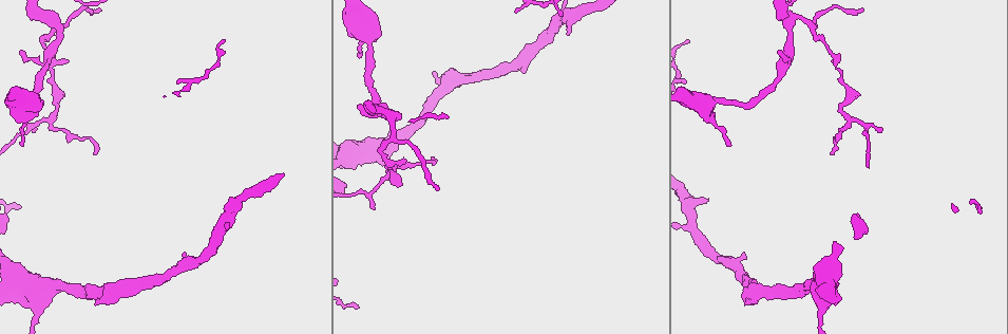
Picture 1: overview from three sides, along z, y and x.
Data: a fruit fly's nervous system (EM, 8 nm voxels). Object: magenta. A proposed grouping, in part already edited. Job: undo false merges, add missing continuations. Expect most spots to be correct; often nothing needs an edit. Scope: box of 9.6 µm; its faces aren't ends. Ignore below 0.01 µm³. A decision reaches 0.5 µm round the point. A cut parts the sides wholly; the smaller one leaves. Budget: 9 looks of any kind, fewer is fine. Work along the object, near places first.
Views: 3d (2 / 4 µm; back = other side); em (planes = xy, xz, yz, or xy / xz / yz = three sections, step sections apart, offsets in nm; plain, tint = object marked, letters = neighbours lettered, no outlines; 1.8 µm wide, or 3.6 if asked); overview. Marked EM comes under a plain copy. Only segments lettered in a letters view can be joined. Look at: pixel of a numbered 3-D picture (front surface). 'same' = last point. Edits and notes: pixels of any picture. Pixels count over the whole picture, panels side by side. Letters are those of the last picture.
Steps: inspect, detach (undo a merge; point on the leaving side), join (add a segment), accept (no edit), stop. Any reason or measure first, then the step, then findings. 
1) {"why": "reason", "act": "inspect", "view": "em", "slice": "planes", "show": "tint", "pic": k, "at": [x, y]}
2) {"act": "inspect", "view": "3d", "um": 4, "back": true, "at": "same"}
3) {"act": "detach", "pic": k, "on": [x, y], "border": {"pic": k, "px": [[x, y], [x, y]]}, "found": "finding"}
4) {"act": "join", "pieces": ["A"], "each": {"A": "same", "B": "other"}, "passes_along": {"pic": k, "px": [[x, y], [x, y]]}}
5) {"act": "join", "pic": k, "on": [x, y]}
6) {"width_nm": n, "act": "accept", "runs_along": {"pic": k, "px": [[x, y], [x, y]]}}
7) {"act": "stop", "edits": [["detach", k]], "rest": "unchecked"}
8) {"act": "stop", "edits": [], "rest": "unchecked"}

{"why": "three-way junction", "act": "inspect", "view": "em", "slice": "xy", "step": 8, "show": "letters", "pic": 1, "at": [393, 115]}

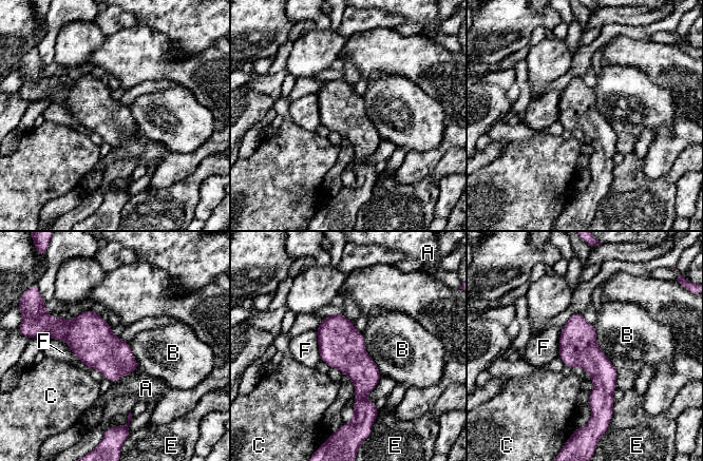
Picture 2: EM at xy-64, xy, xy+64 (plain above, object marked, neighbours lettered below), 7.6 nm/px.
{"act": "inspect", "view": "em", "slice": "planes", "show": "letters", "at": "same"}

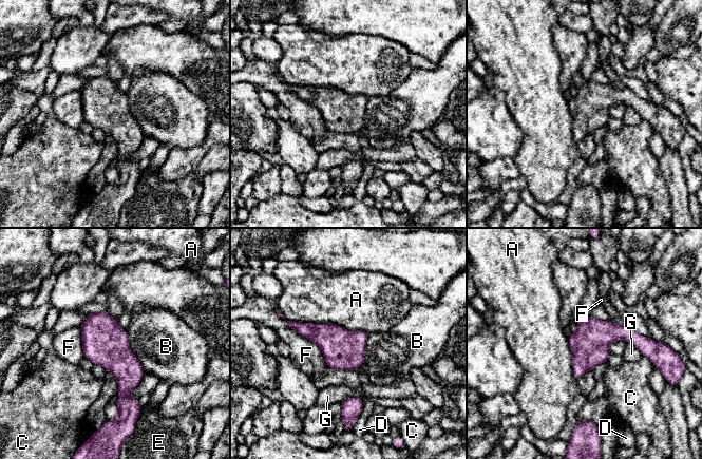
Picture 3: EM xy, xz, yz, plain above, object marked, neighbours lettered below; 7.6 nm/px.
{"act": "accept", "each": {"A": "other", "B": "other", "C": "other", "D": "other", "E": "other", "F": "other", "G": "other"}, "border": {"pic": 3, "px": [[282, 314], [367, 333]]}, "found": "continuous, no second cell"}

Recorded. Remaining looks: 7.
{"why": "thick end", "act": "inspect", "view": "3d", "um": 4, "pic": 1, "at": [352, 35]}

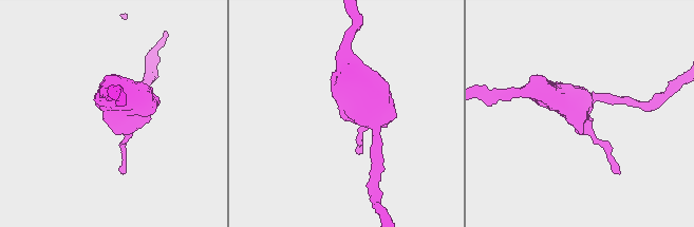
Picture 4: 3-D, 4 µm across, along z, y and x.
{"why": "need the tissue", "act": "inspect", "view": "em", "slice": "xz", "step": 16, "show": "tint", "pic": 4, "at": [113, 129]}

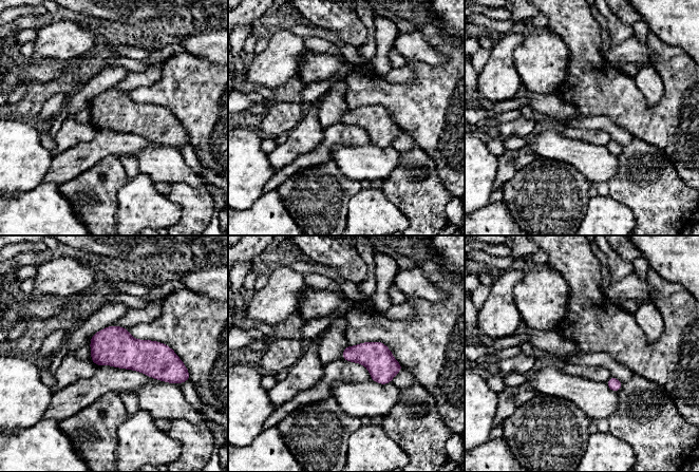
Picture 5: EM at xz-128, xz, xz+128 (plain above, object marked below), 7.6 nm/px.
{"why": "what lies round it", "act": "inspect", "view": "em", "slice": "xz", "step": 16, "show": "letters", "at": "same"}

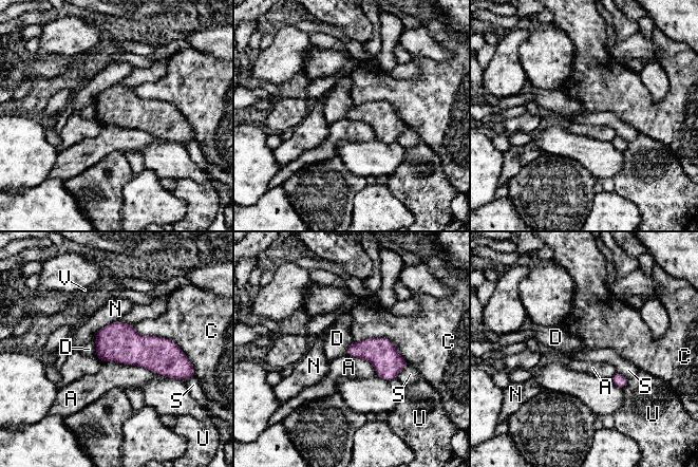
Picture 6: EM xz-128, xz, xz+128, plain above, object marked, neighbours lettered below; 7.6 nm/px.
{"longest_contact_nm": ["A", 550], "act": "accept", "each": {"A": "other", "C": "other", "D": "other", "N": "other", "S": "other", "U": "other", "V": "other"}, "border": {"pic": 6, "px": [[94, 340], [96, 355]]}, "found": "no lettered segment goes on from it"}

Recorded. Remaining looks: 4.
{"why": "an open end", "act": "inspect", "view": "3d", "um": 2, "pic": 1, "at": [567, 35]}

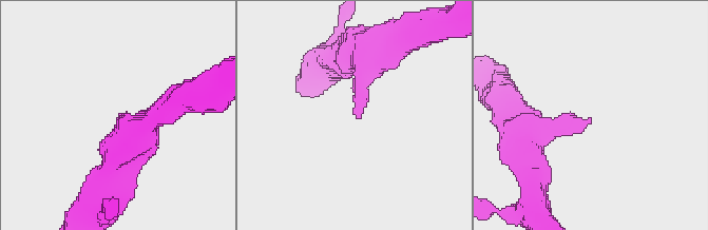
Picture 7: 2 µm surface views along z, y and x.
{"act": "inspect", "view": "em", "slice": "planes", "show": "letters", "pic": 7, "at": [356, 116]}

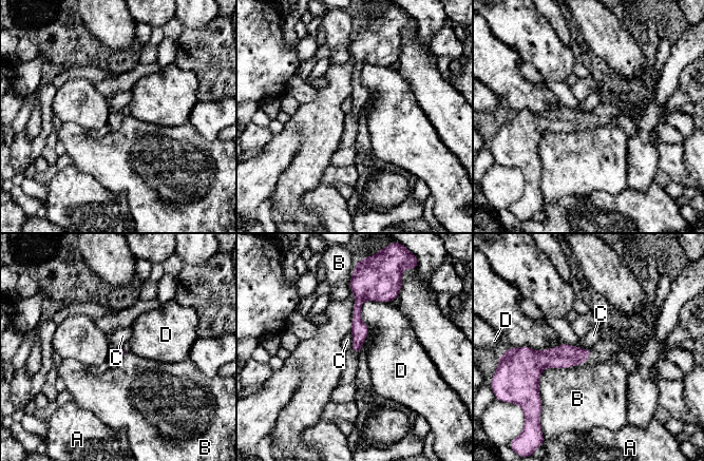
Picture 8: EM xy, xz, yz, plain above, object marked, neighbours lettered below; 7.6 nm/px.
{"longest_contact_nm": ["B", 460], "act": "accept", "each": {"A": "other", "B": "other", "C": "other", "D": "other"}, "border": {"pic": 8, "px": [[350, 332], [352, 345], [349, 347]]}, "found": "none of them fits"}

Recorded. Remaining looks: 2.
{"why": "an open end", "act": "inspect", "view": "3d", "um": 4, "pic": 1, "at": [744, 305]}

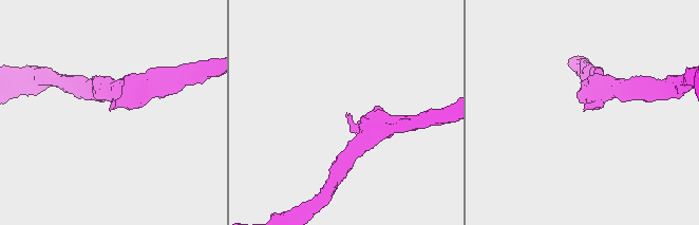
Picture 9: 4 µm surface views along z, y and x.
{"act": "inspect", "view": "em", "slice": "planes", "show": "letters", "pic": 9, "at": [110, 107]}

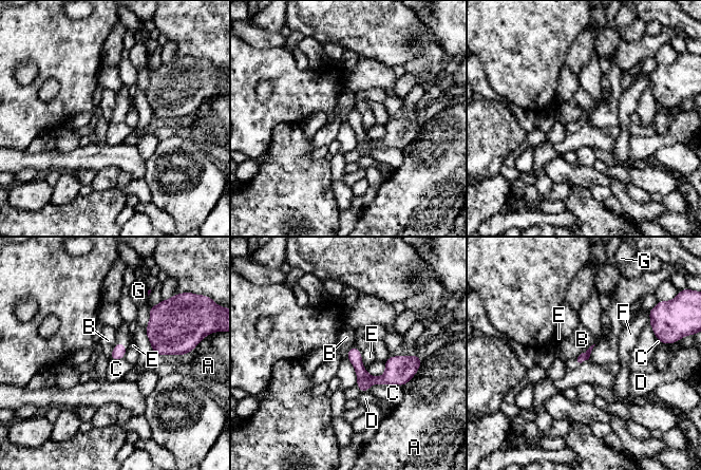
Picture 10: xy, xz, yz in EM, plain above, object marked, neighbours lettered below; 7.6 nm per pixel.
{"act": "accept", "each": {"A": "other", "B": "other", "C": "other", "D": "other", "E": "other", "F": "other", "G": "other"}, "found": "no lettered segment goes on from it"}

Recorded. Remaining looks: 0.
{"act": "stop", "edits": [], "rest": "unchecked"}

